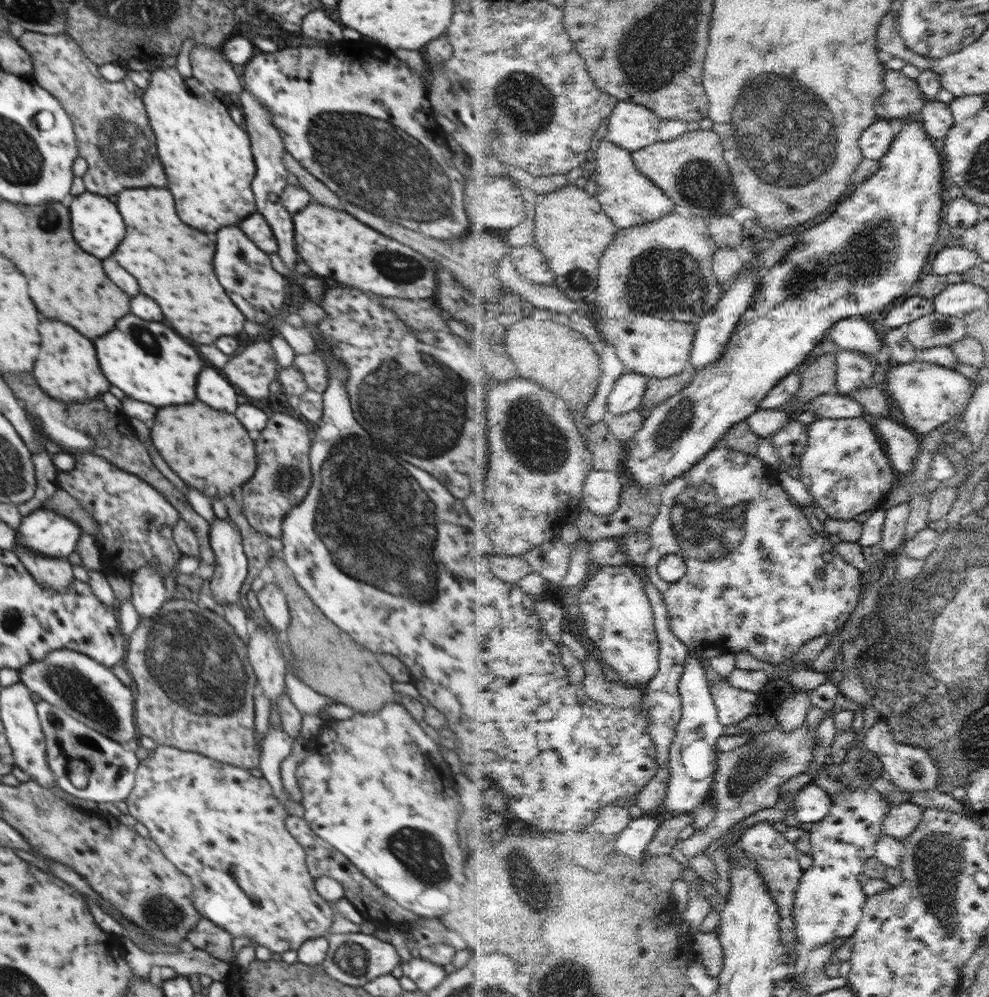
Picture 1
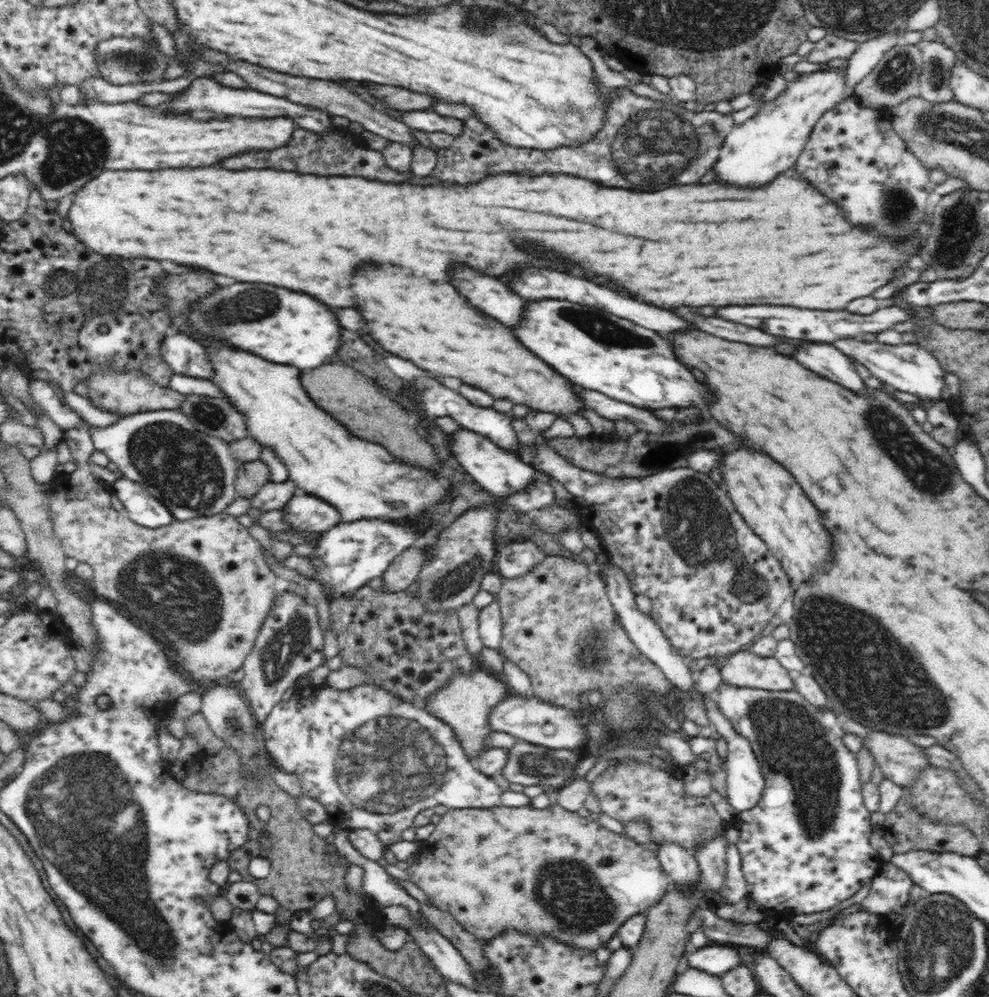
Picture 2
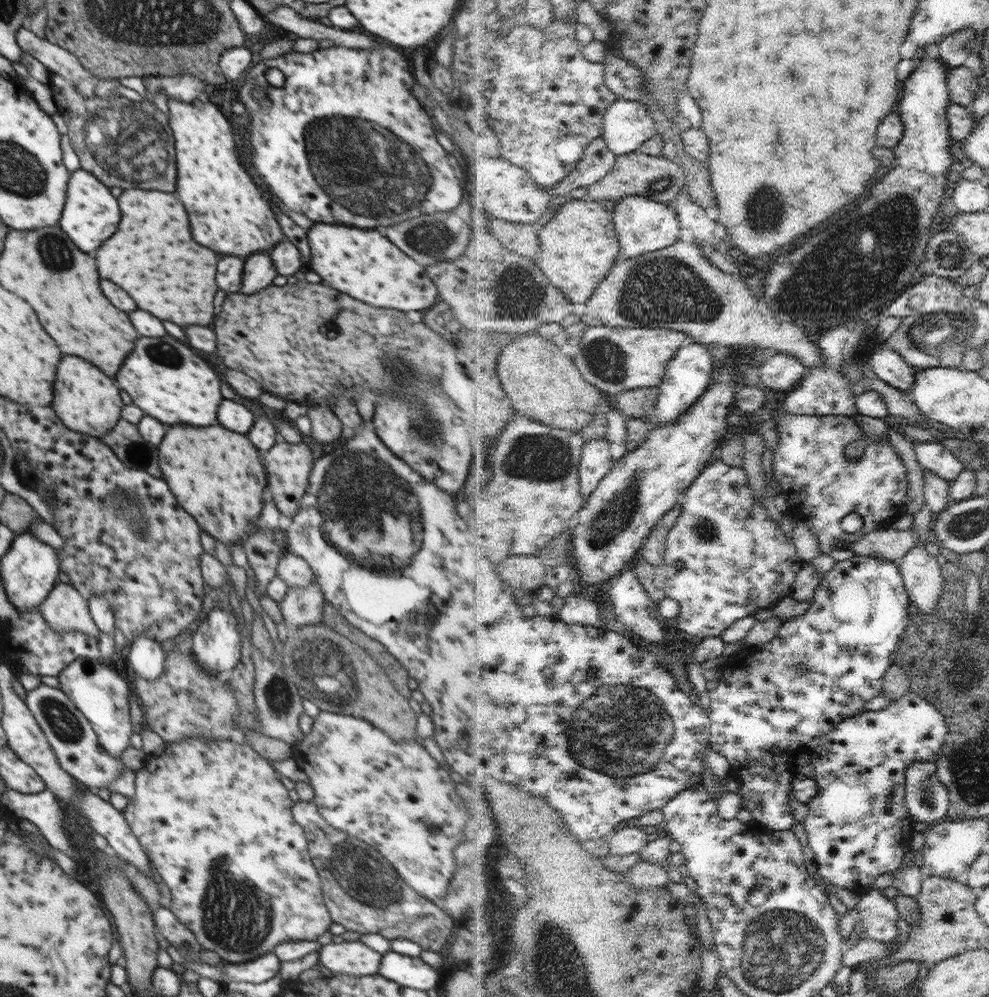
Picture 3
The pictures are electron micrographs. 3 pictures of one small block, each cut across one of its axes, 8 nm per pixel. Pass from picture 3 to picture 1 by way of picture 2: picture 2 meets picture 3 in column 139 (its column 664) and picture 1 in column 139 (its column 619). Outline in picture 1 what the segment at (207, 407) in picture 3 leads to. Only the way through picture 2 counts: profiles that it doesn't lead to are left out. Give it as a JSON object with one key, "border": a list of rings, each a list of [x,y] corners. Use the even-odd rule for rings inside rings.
{"border":[[[128,314],[116,322],[114,330],[98,337],[94,348],[102,374],[126,396],[154,406],[188,404],[196,400],[196,374],[204,362],[172,328]]]}

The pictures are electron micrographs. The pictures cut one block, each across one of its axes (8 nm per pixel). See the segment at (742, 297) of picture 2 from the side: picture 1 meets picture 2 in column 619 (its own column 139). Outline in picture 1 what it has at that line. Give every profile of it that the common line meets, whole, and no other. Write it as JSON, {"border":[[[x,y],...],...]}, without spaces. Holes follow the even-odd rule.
{"border":[[[129,188],[122,189],[118,194],[116,206],[126,222],[126,238],[116,248],[114,258],[122,268],[126,268],[140,284],[140,290],[154,298],[164,318],[170,322],[170,326],[186,336],[192,338],[198,344],[214,344],[220,336],[236,336],[244,328],[244,314],[234,306],[234,302],[224,294],[222,286],[218,284],[218,278],[214,274],[214,240],[210,240],[208,234],[194,230],[186,226],[174,210],[172,194],[164,188]]]}

